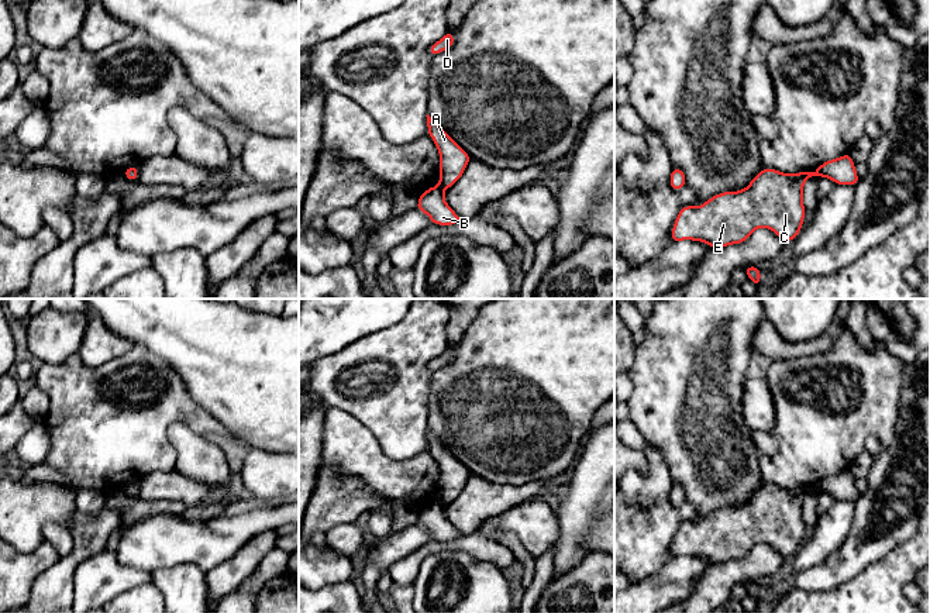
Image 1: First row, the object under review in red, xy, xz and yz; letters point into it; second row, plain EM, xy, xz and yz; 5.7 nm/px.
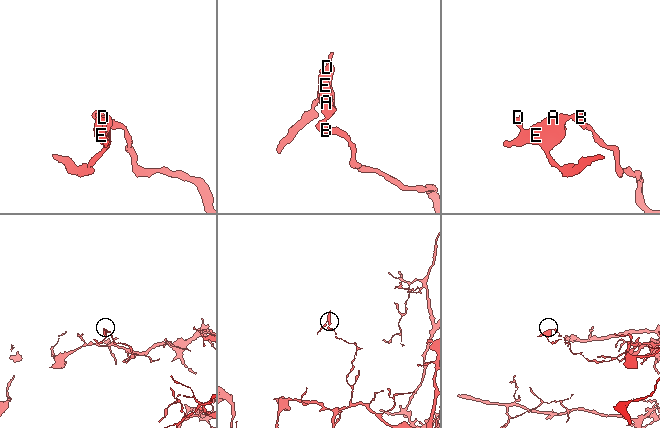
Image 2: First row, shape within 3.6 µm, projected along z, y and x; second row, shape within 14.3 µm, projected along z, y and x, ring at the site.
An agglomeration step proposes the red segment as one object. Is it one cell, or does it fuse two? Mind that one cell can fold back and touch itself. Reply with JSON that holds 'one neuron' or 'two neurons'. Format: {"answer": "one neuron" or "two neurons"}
{"answer": "two neurons"}

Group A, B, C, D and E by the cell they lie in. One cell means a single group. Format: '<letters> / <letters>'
A C D E / B

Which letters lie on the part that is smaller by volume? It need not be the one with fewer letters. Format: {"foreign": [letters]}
{"foreign": ["A", "C", "D", "E"]}

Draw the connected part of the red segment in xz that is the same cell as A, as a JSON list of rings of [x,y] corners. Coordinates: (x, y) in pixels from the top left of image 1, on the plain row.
[[[428,430],[427,442],[427,450],[440,468],[440,502],[445,506],[464,490],[472,473]]]

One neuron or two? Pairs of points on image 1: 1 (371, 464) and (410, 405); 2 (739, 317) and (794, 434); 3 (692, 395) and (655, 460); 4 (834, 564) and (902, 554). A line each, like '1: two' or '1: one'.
1: two
2: two
3: two
4: two

